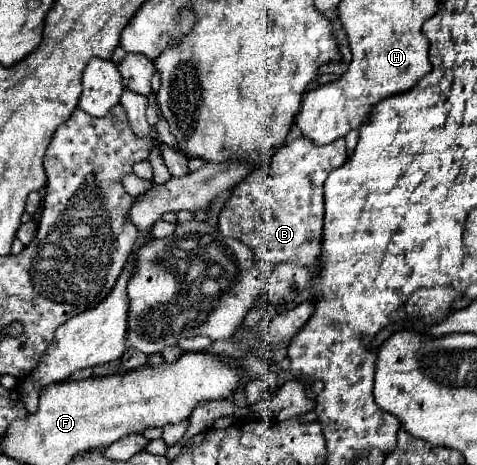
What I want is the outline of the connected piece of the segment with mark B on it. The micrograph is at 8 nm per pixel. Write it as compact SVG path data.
M305 137L285 143L277 149L269 171L255 169L245 177L245 181L235 185L219 213L219 231L225 237L249 245L261 261L273 265L293 261L295 265L305 265L317 273L325 219L323 183L327 173L341 167L343 161L347 161L345 139L337 139L323 147L305 141Z

